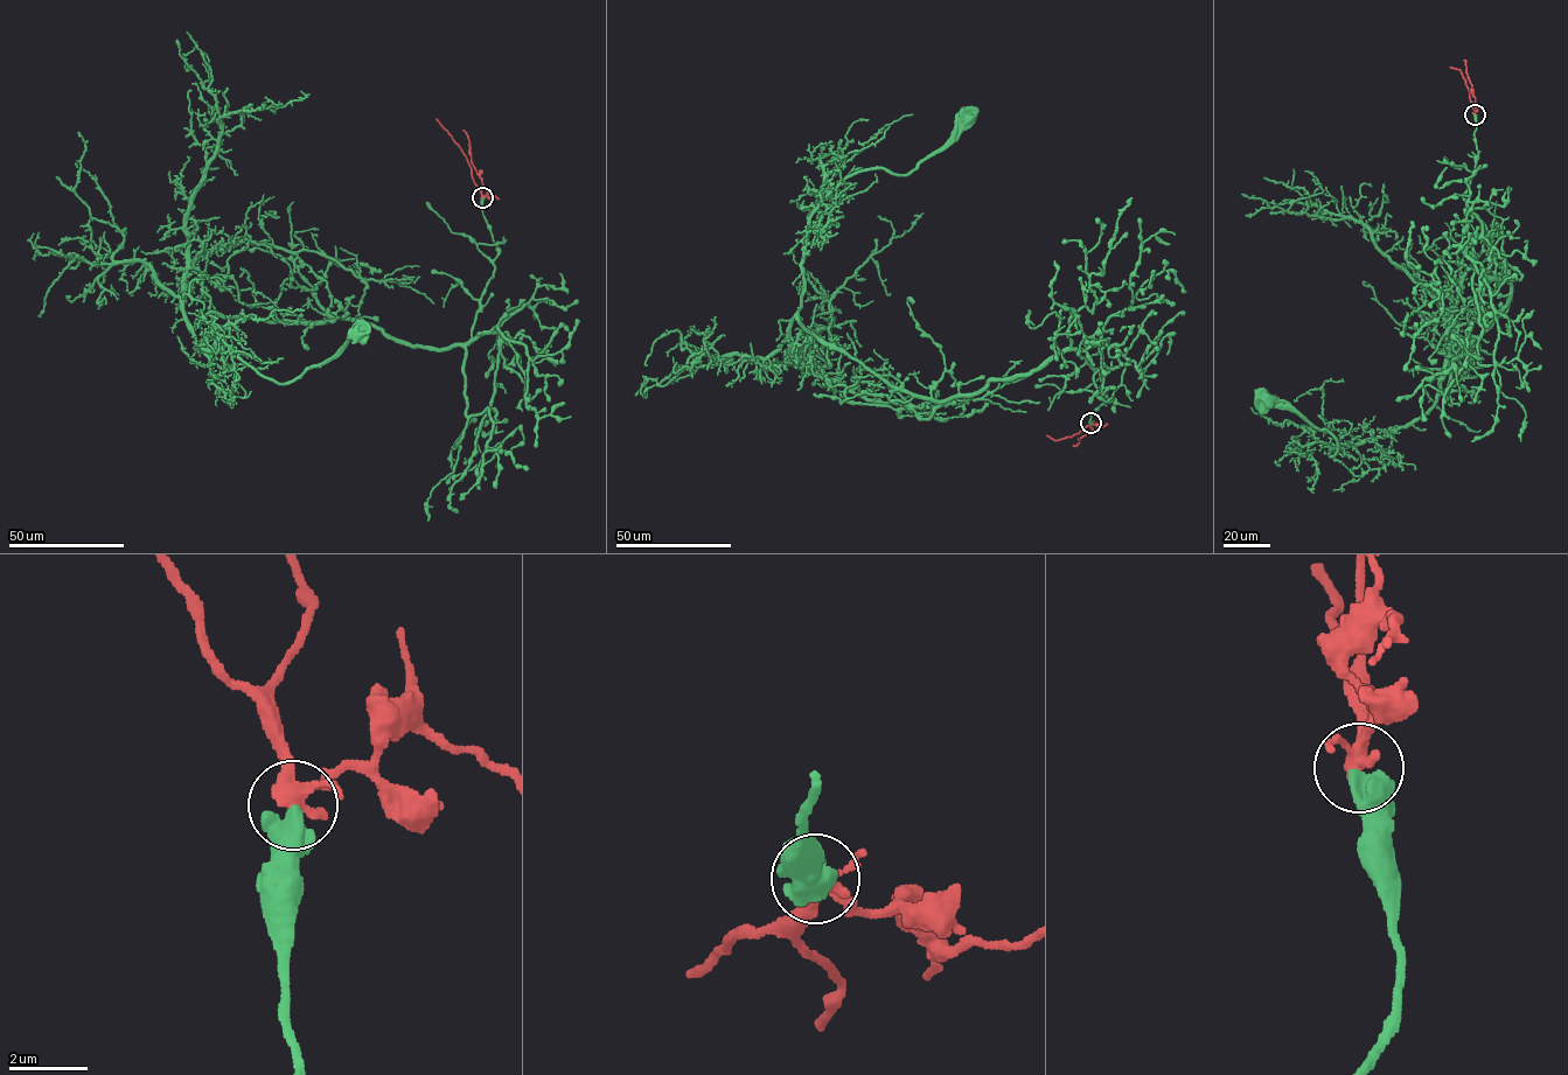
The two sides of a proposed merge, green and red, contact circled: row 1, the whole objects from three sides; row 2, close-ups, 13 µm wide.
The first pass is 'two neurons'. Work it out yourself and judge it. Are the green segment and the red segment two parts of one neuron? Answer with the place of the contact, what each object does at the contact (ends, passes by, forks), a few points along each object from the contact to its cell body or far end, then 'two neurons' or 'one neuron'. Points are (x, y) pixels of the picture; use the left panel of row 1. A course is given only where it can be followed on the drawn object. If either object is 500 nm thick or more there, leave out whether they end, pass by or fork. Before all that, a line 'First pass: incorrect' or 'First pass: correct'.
First pass: correct
at (482, 197); green runs (482, 197), (497, 256), (467, 342), (213, 312), (192, 332), (199, 350), (284, 383), (354, 332); red runs (482, 197), (466, 156), (436, 118); two neurons

